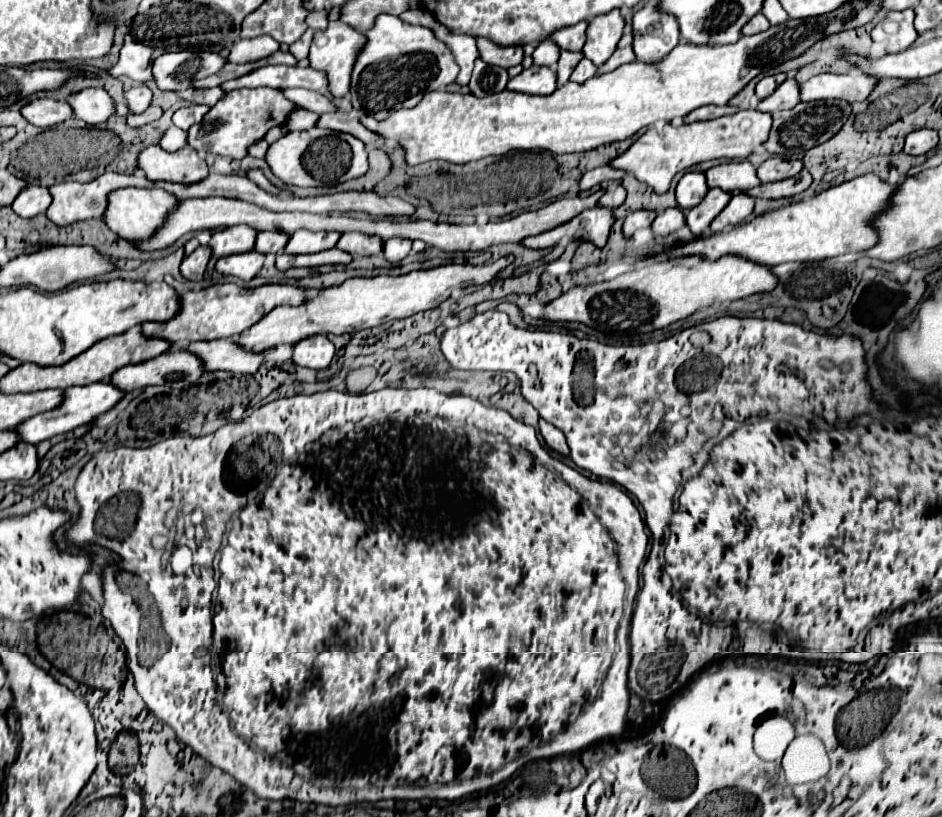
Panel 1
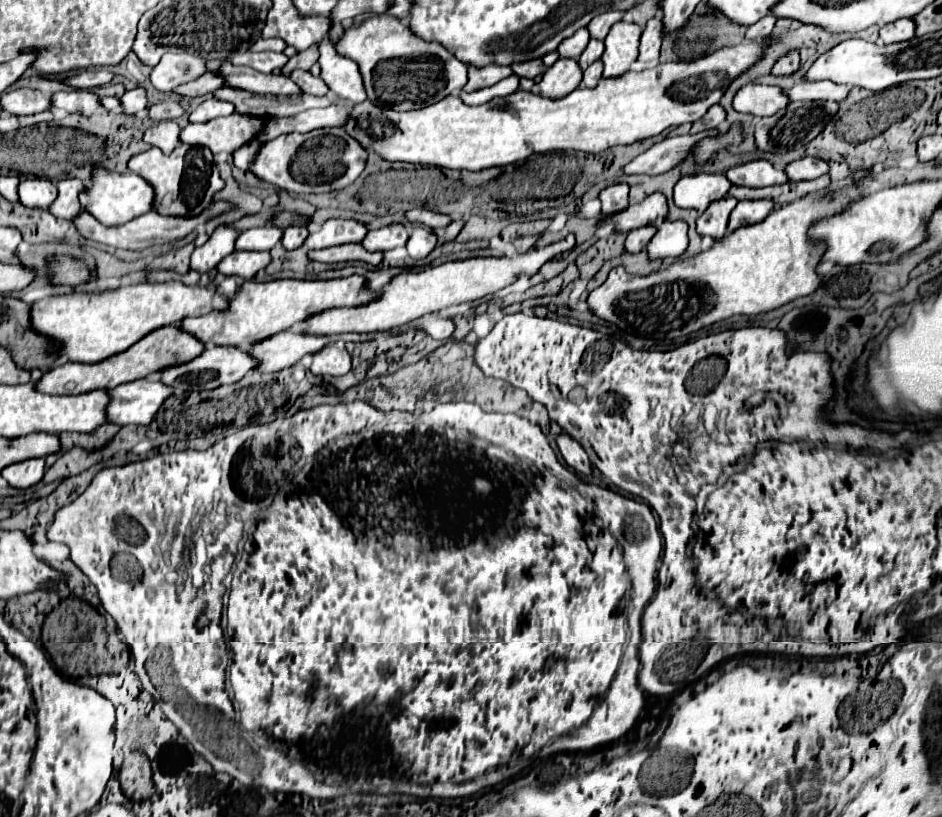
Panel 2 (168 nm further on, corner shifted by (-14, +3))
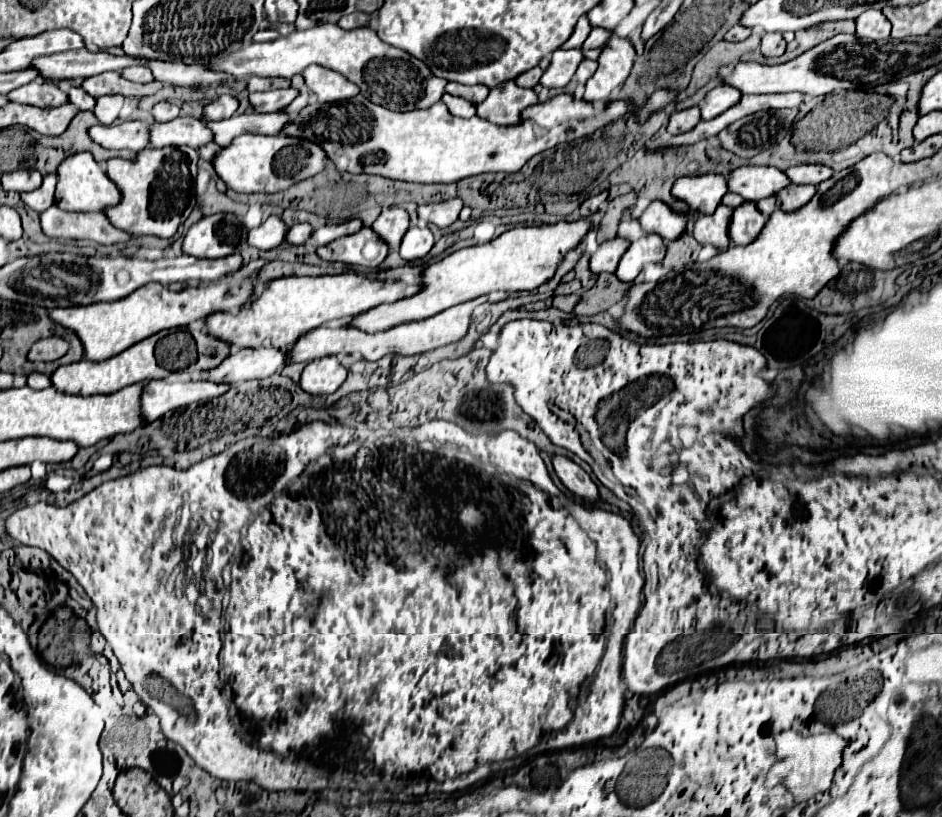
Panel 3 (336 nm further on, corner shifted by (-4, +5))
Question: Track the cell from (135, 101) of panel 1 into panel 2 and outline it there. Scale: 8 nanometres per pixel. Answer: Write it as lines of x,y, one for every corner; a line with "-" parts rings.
135,87
135,89
129,89
123,97
121,97
121,105
125,109
125,113
129,115
135,115
139,111
143,111
147,107
147,93
143,87

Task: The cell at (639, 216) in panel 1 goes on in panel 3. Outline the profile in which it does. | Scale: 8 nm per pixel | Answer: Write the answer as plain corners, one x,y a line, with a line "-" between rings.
615,237
611,241
605,241
603,245
599,245
597,253
591,255
589,271
593,275
613,273
617,269
621,255
627,251
627,247
629,247
629,239
623,239
623,237

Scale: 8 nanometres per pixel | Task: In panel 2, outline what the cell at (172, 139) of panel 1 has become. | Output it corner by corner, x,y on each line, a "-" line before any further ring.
161,121
159,125
147,129
143,139
149,145
159,147
163,153
173,153
175,147
181,143
179,133
181,133
181,127
175,121

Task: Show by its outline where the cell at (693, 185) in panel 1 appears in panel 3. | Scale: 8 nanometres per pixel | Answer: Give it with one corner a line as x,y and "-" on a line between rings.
699,175
681,177
673,185
673,195
683,199
689,207
709,215
717,209
723,195
727,193
727,181
723,175

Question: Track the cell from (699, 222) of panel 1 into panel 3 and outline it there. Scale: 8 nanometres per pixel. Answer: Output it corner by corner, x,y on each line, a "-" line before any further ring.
719,205
713,215
701,215
695,221
693,227
693,237
701,245
713,245
717,249
729,247
729,219
733,215
731,207

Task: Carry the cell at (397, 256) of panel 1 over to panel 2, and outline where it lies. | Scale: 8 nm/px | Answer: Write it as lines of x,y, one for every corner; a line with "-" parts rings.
417,227
413,229
409,241
407,241
407,251
409,251
409,257
411,259
425,259
431,249
435,247
437,243
437,235
435,231
427,229
427,227

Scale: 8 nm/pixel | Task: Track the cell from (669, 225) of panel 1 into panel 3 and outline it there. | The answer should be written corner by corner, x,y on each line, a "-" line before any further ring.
643,235
633,241
625,255
619,261
615,271
617,279
623,283
631,283
647,263
659,263
665,257
665,243
659,235

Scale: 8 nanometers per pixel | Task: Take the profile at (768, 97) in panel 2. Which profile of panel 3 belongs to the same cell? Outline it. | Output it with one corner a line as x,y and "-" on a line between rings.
719,85
713,91
705,95
705,101
701,103
701,121
713,119
715,115
721,115
725,109
733,107
741,99
741,93
733,87

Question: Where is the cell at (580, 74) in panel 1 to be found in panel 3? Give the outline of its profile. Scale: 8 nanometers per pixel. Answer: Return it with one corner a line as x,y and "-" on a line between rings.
591,59
581,61
581,63
579,63
579,69
577,69
577,79
579,79
579,83
583,85
595,71
597,71
597,61
591,61

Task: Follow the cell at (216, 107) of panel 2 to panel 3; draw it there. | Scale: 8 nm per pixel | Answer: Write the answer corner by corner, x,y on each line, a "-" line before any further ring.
221,95
217,101
205,107
205,119
229,119
239,107
239,101
233,95

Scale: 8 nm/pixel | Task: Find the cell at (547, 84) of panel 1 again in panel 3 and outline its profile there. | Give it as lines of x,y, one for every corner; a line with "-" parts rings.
557,49
551,57
551,65
549,69
543,73
541,77
541,85
547,89
561,89
565,87
571,77
577,71
577,65
583,61
585,57
581,55
581,49

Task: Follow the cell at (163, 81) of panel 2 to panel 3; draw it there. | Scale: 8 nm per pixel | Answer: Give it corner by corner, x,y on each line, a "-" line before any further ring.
129,67
129,69
123,69
121,71
121,77
129,79
129,81
135,81
135,83
149,83
149,81
153,81
151,71
145,69
145,67

